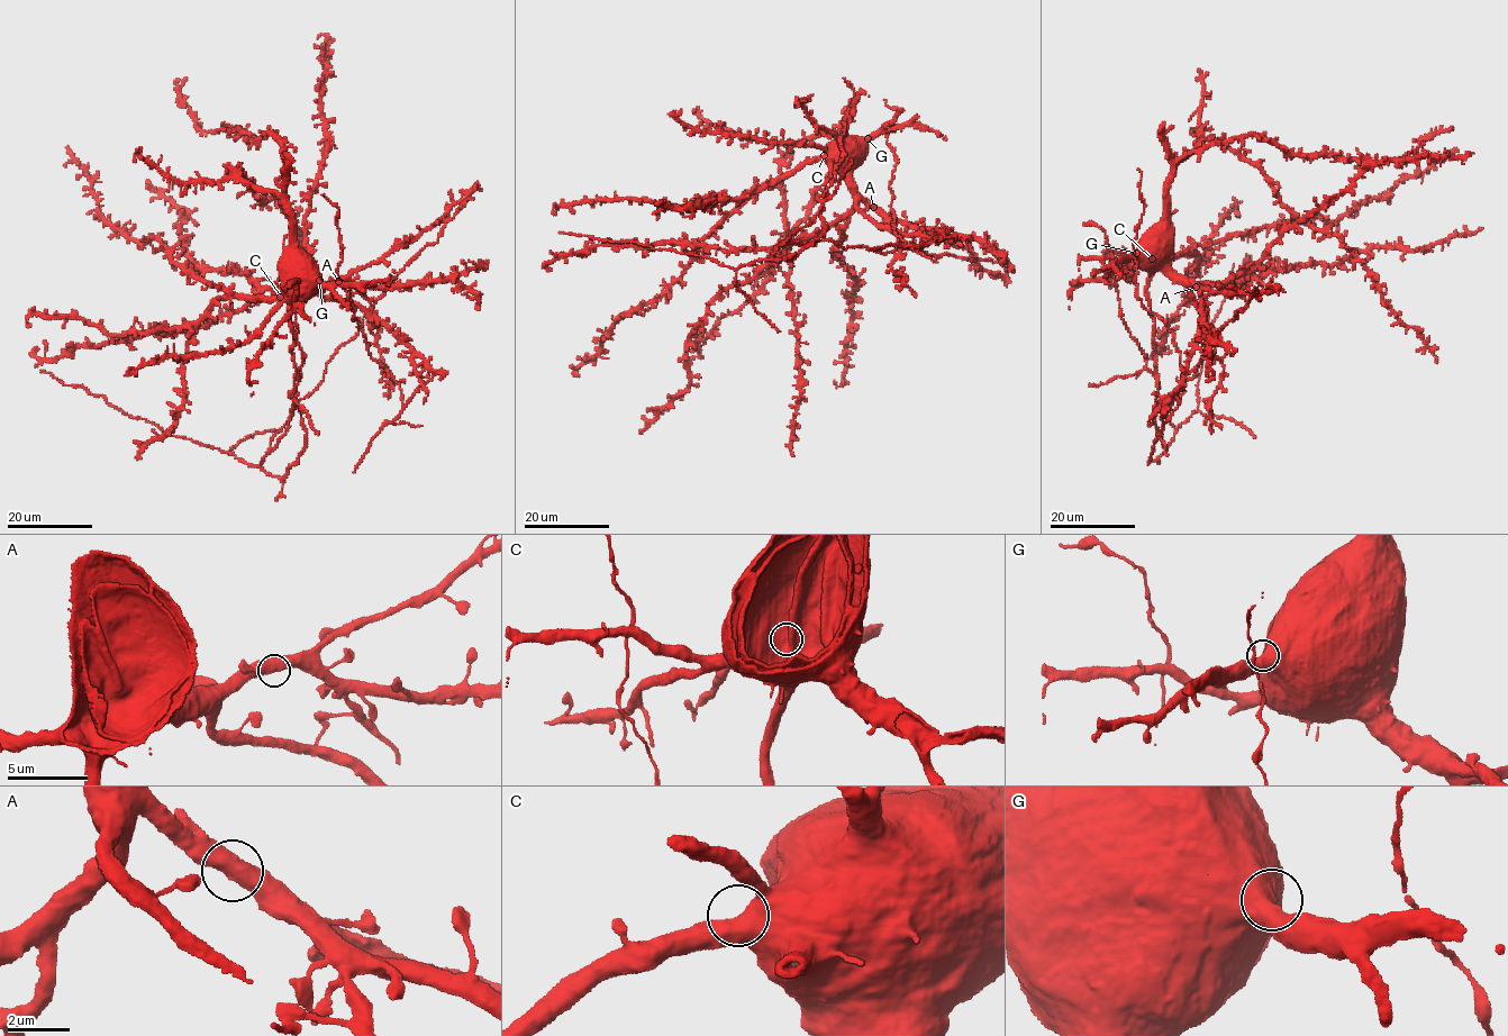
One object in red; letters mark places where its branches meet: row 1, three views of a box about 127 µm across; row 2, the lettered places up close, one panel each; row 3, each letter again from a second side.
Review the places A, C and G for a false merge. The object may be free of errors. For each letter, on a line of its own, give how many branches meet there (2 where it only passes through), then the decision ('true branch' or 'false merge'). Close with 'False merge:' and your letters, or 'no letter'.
A: branches 2; true branch
C: branches 2; true branch
G: branches 2; true branch
False merge: no letter

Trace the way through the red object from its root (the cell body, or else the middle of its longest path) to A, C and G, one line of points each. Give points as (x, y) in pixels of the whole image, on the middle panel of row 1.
A: (842, 171), (845, 180), (873, 207)
C: (842, 171), (833, 167), (824, 155)
G: (842, 171), (865, 148), (868, 138)

